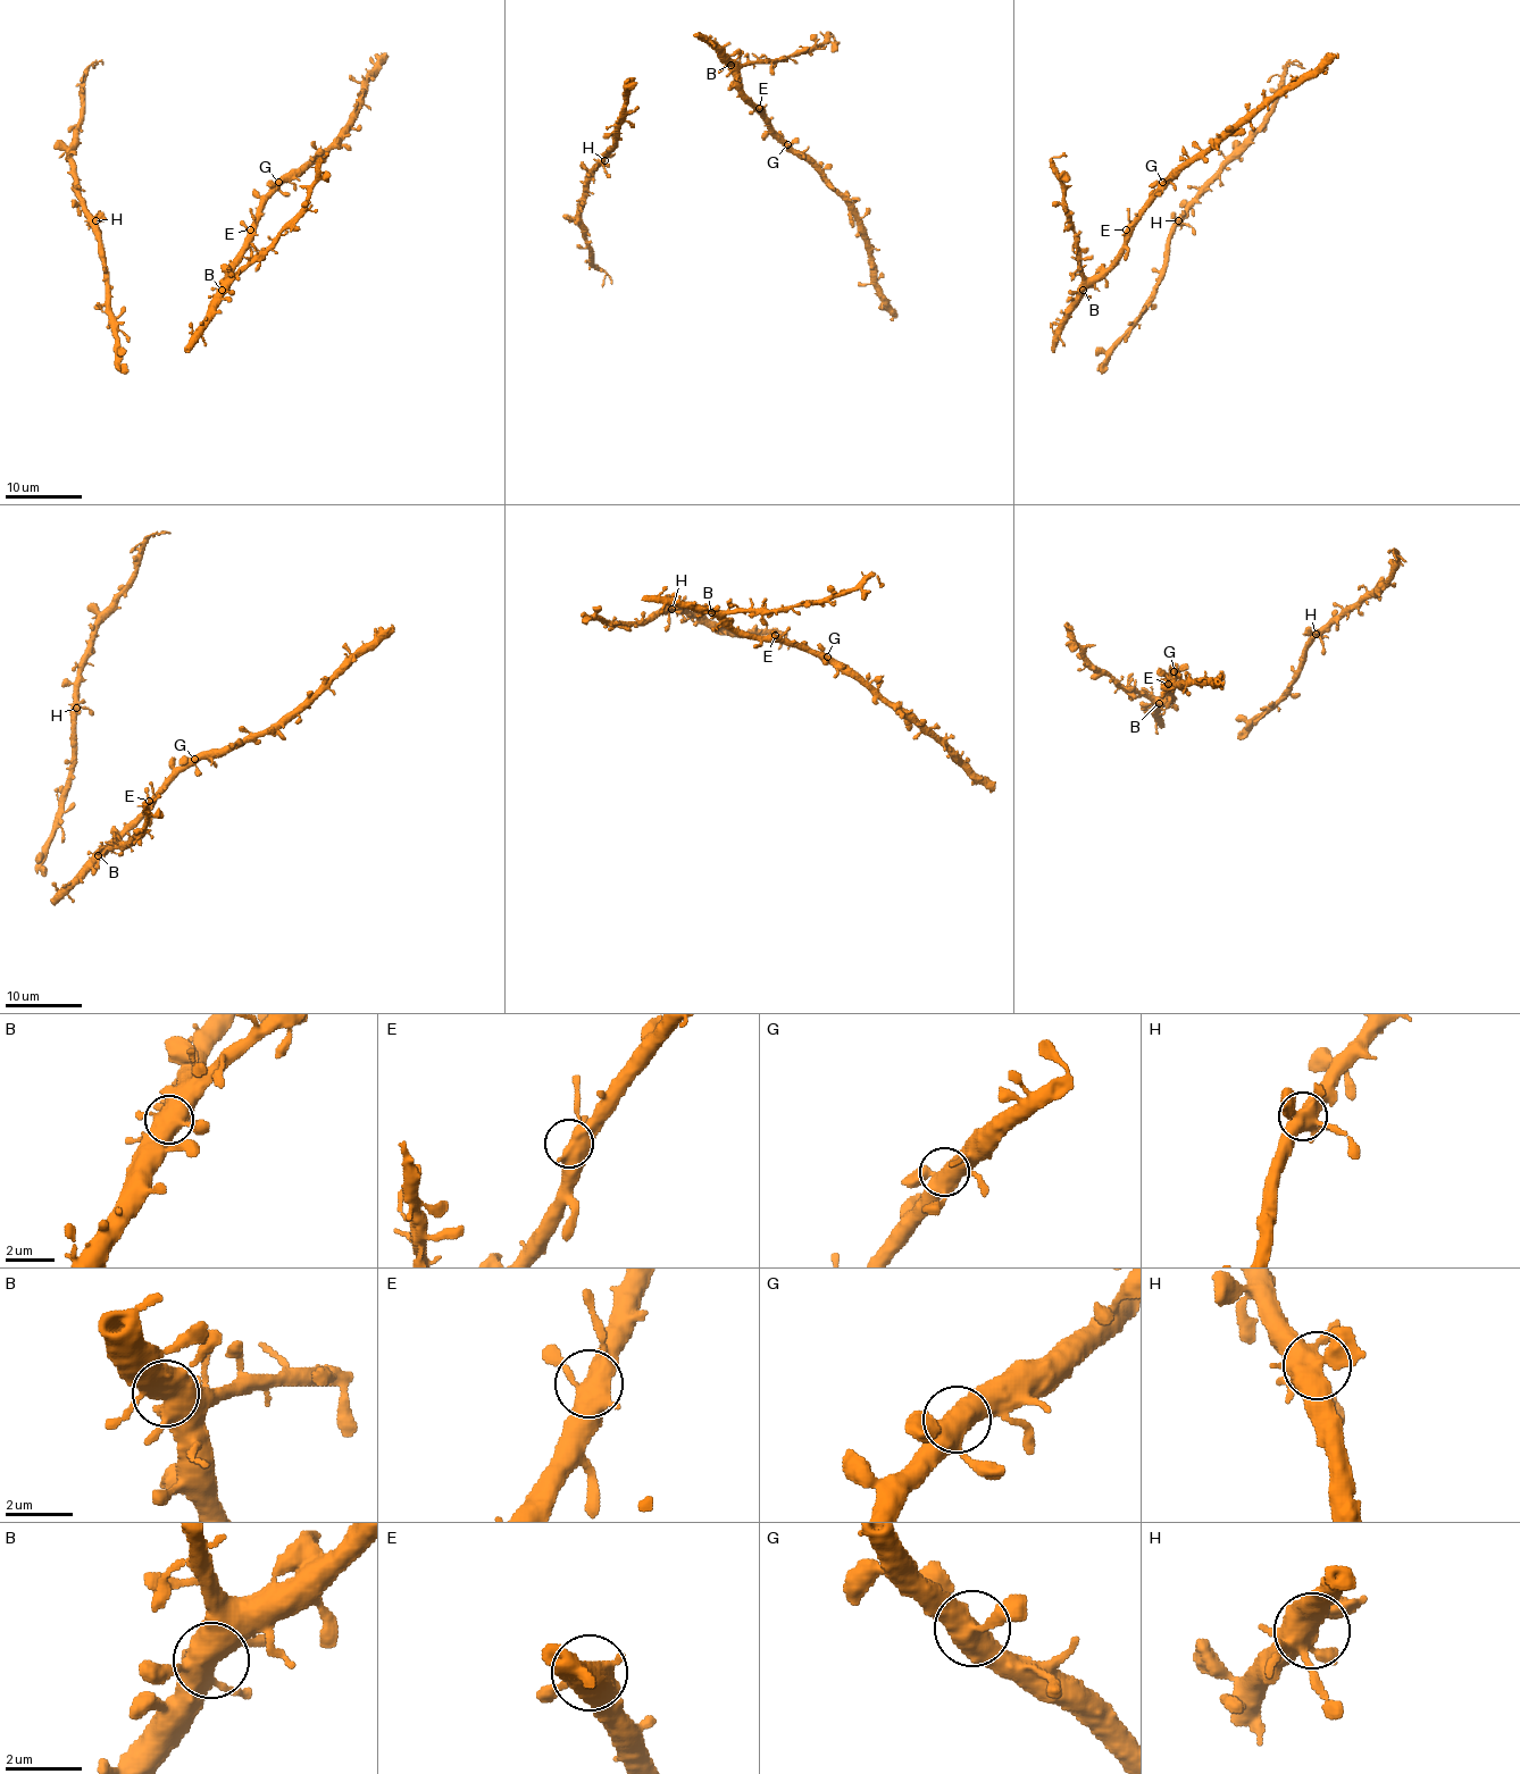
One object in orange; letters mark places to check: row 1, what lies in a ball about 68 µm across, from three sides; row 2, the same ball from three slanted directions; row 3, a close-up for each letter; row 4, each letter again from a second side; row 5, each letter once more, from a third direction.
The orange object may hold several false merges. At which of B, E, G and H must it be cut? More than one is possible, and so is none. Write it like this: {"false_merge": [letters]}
{"false_merge": []}

